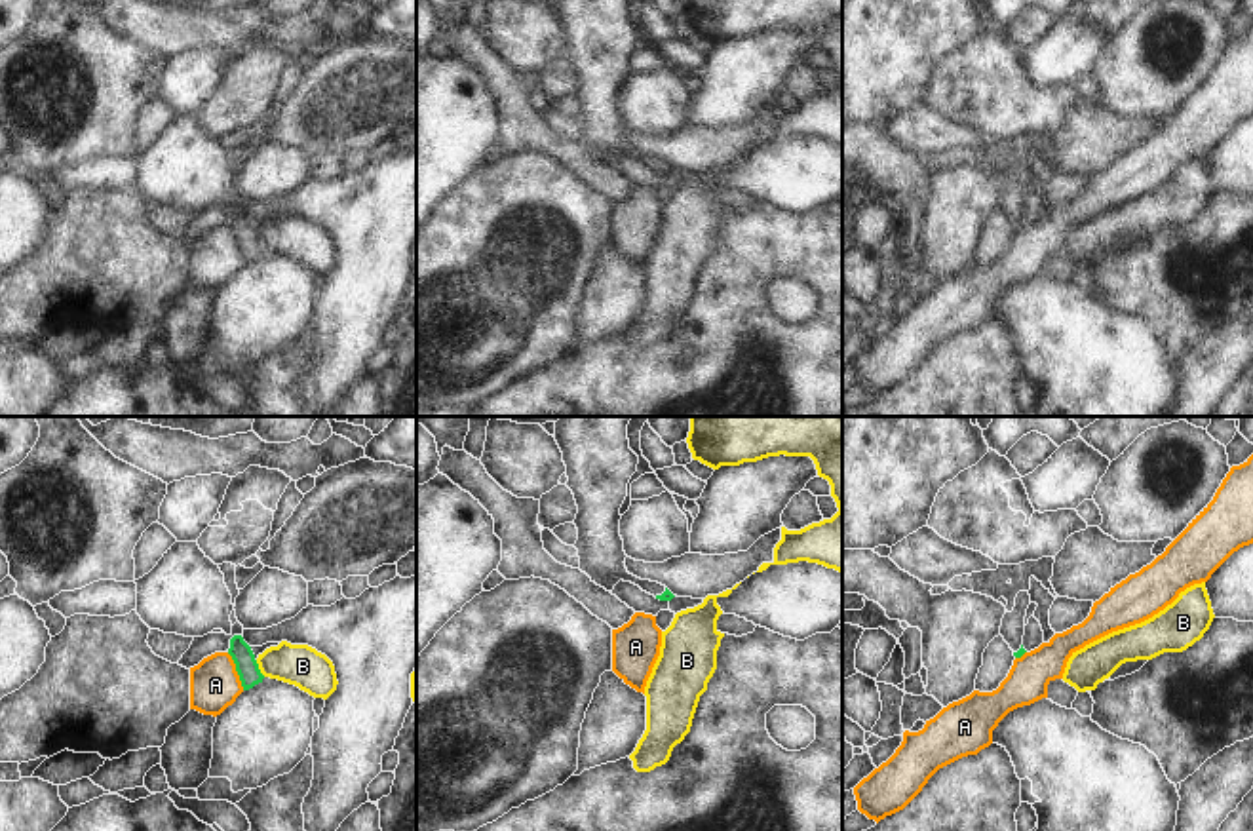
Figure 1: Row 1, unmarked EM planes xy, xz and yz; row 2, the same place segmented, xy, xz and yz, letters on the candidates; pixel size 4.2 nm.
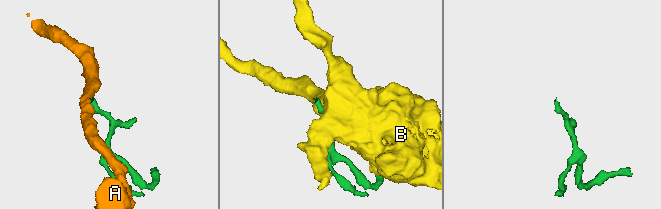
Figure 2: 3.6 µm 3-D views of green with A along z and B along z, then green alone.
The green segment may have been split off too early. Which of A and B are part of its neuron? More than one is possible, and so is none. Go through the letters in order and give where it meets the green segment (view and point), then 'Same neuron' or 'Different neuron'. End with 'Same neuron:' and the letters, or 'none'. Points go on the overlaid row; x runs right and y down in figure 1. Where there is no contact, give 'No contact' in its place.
A: Touches green at xy (236, 670). Different neuron
B: Touches green at xy (257, 668). Different neuron
Same neuron: none

